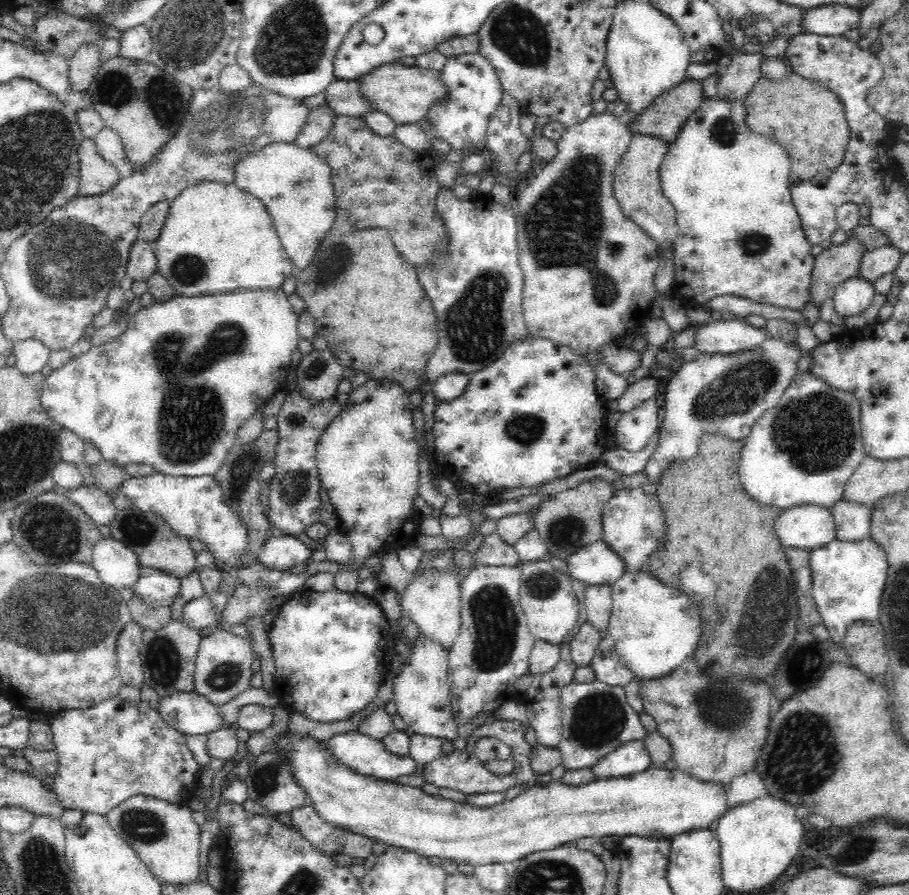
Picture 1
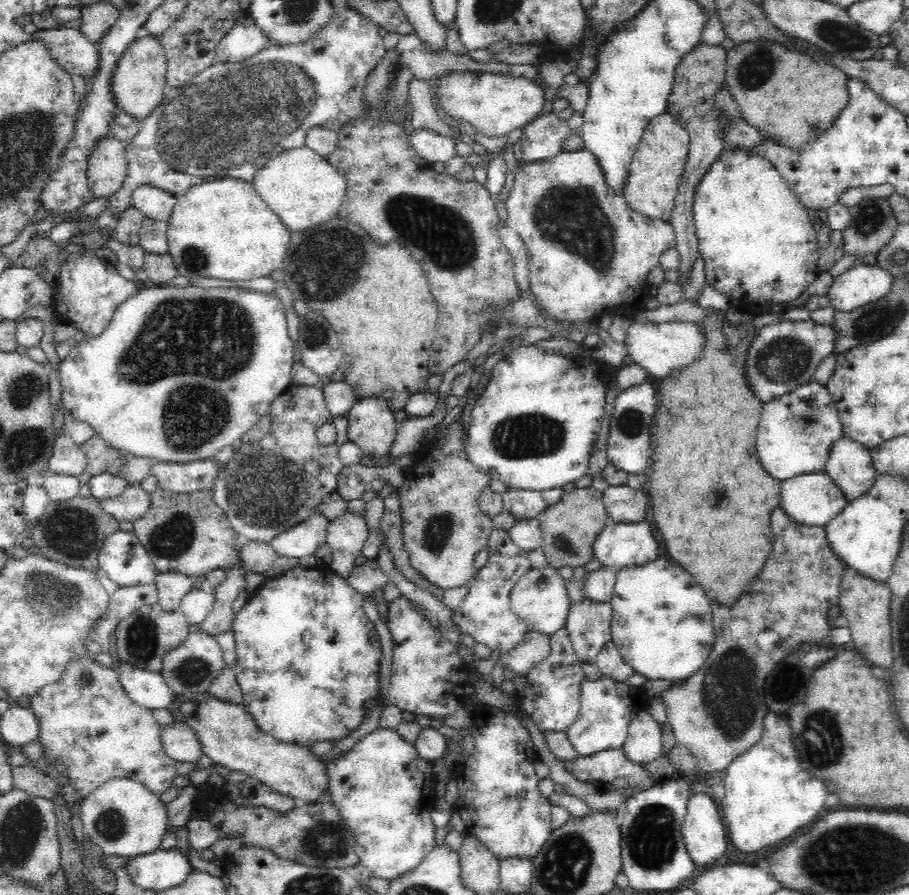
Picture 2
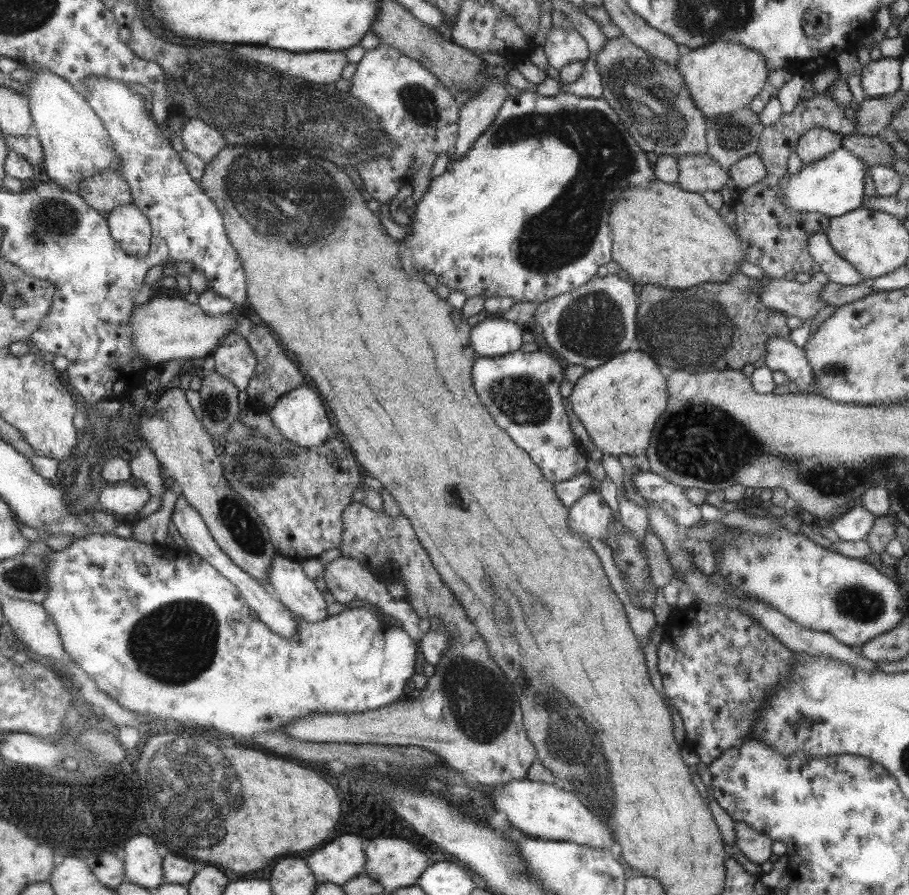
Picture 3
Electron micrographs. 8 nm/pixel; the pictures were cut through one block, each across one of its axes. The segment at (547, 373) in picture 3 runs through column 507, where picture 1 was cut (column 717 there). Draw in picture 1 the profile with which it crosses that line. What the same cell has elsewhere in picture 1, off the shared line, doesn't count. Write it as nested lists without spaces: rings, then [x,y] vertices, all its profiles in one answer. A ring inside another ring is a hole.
[[[774,333],[762,339],[756,347],[748,350],[736,351],[732,354],[702,354],[692,362],[678,365],[678,372],[674,372],[666,384],[664,418],[662,420],[659,441],[654,455],[648,459],[643,473],[648,477],[648,483],[654,484],[659,480],[665,468],[672,460],[680,458],[690,459],[697,453],[699,438],[704,433],[727,435],[729,439],[744,442],[750,434],[752,425],[767,411],[774,408],[784,390],[791,384],[796,372],[796,362],[800,360],[801,352],[793,343],[786,343],[777,339]]]

